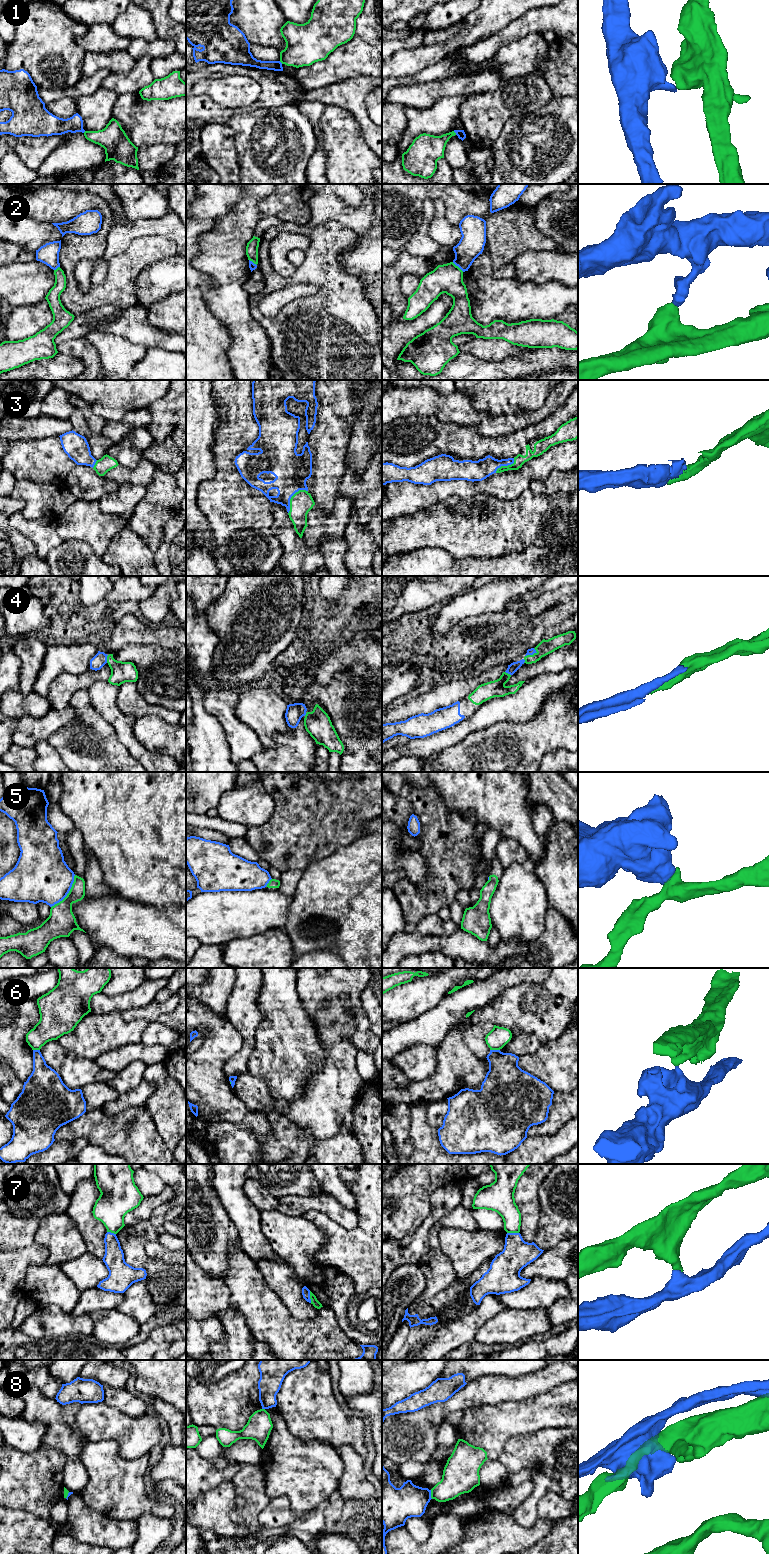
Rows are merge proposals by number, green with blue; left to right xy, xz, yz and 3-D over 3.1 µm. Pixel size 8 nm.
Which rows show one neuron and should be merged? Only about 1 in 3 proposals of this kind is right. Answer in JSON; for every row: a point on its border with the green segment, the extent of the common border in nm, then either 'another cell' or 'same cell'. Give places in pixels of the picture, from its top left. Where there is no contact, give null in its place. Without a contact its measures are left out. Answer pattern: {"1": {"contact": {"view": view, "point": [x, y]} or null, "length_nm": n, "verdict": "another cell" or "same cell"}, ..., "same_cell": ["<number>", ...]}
{"1": {"contact": {"view": "yz", "point": [455, 133]}, "length_nm": 40, "verdict": "another cell"}, "2": {"contact": {"view": "yz", "point": [457, 266]}, "length_nm": 120, "verdict": "another cell"}, "3": {"contact": {"view": "xz", "point": [291, 497]}, "length_nm": 240, "verdict": "same cell"}, "4": {"contact": {"view": "xy", "point": [107, 659]}, "length_nm": 70, "verdict": "same cell"}, "5": {"contact": {"view": "xy", "point": [68, 893]}, "length_nm": 320, "verdict": "another cell"}, "6": {"contact": {"view": "yz", "point": [495, 1049]}, "length_nm": 80, "verdict": "another cell"}, "7": {"contact": {"view": "xz", "point": [310, 1297]}, "length_nm": 100, "verdict": "another cell"}, "8": {"contact": {"view": "yz", "point": [431, 1494]}, "length_nm": 70, "verdict": "another cell"}, "same_cell": ["3", "4"]}

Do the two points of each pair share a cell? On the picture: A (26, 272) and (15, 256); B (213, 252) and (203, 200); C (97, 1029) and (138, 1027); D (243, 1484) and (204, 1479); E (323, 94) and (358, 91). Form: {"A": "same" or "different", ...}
{"A": "different", "B": "different", "C": "same", "D": "different", "E": "same"}

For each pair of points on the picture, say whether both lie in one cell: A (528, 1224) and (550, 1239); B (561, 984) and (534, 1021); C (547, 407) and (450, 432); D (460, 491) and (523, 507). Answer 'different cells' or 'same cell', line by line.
A: different cells
B: same cell
C: different cells
D: different cells

